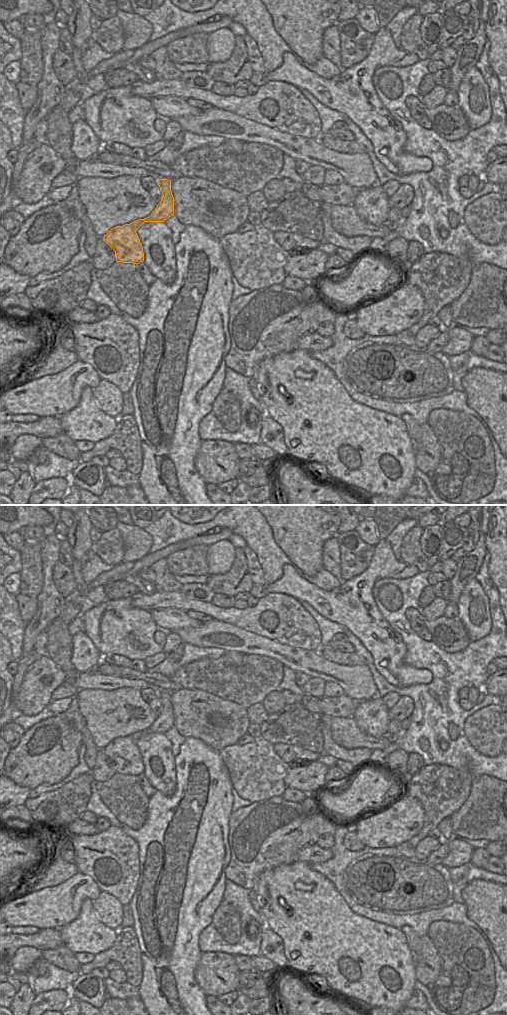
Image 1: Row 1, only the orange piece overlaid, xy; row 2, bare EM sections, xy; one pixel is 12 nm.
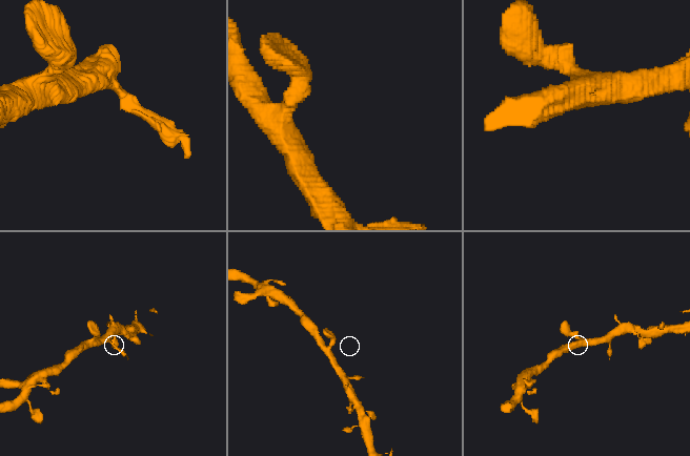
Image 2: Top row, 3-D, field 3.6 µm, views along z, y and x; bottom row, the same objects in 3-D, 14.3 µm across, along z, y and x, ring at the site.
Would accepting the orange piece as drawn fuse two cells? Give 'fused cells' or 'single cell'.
single cell

